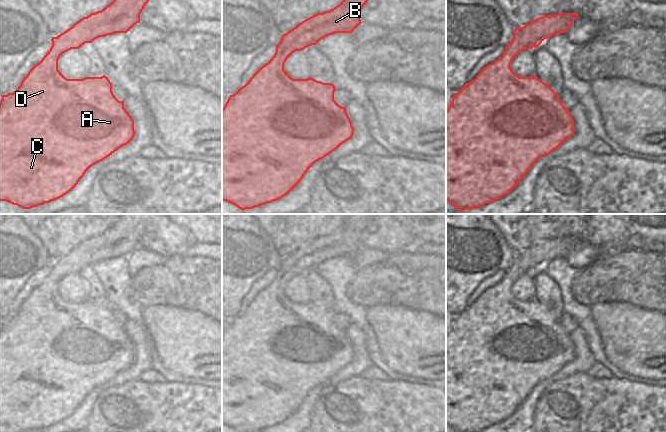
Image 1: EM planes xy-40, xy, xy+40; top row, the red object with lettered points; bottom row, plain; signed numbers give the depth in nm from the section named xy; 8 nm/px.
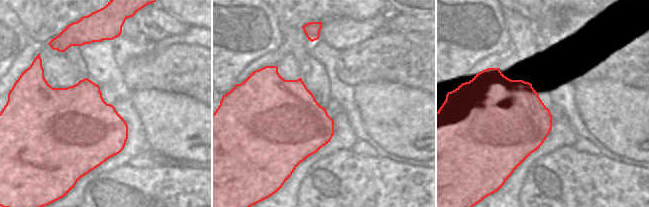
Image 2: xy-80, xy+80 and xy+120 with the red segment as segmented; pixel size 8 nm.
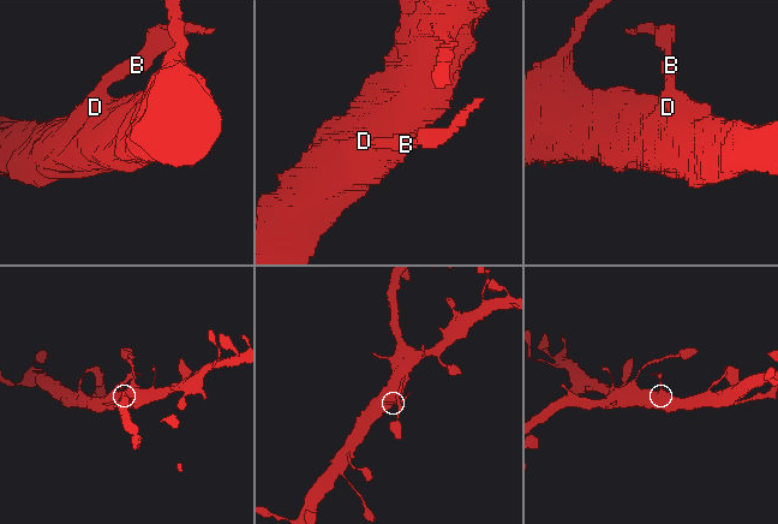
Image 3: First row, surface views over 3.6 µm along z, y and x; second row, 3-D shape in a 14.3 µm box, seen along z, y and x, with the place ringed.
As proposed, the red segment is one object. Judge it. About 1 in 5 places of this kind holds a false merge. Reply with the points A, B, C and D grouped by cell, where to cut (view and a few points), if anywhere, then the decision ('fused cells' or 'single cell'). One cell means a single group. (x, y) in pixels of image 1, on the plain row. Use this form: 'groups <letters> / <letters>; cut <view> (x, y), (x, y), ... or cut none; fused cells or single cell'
groups A B C D; cut none; single cell

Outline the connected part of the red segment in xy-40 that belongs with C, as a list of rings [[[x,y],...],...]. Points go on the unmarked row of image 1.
[[[122,214],[120,218],[101,235],[91,237],[87,241],[83,241],[74,247],[69,253],[58,259],[52,261],[52,270],[50,274],[44,279],[42,284],[34,289],[28,298],[22,304],[20,310],[13,316],[7,319],[1,319],[0,325],[0,425],[7,425],[13,429],[21,432],[33,432],[51,425],[55,425],[70,415],[72,415],[78,406],[82,403],[84,398],[95,388],[103,385],[121,371],[127,369],[132,365],[136,356],[134,354],[134,344],[124,332],[124,325],[119,325],[112,316],[112,307],[105,299],[101,301],[85,301],[83,303],[67,303],[58,294],[58,284],[60,280],[71,274],[79,273],[85,267],[92,267],[99,261],[113,259],[115,257],[127,257],[137,247],[140,247],[140,238],[150,222],[161,214]]]

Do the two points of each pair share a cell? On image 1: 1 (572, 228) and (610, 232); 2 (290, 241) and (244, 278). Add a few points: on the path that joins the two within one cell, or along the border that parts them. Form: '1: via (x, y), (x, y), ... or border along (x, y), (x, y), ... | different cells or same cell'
1: via (581, 228), (601, 228) | same cell
2: border along (264, 231), (282, 258) | different cells

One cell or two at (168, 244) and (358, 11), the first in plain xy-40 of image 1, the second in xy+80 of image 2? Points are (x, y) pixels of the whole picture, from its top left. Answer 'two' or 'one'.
one

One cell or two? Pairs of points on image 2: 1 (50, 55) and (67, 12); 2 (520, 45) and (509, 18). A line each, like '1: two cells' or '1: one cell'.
1: two cells
2: one cell

